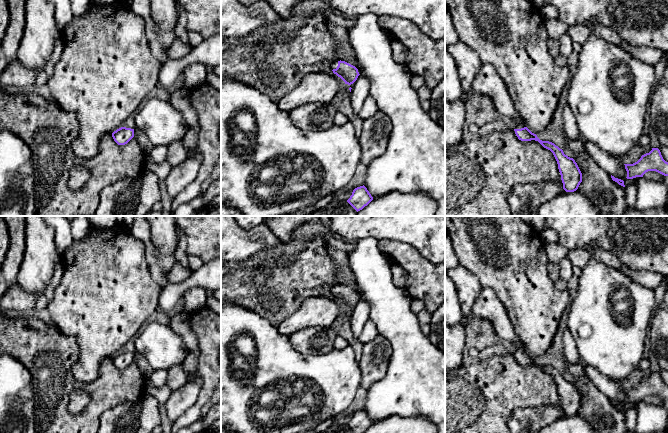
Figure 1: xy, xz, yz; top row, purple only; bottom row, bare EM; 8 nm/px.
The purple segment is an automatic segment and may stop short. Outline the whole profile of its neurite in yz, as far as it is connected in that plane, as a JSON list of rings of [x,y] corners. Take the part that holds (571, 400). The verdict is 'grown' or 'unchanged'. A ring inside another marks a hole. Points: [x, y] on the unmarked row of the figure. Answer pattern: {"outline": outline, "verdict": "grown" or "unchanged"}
{"outline": [[[481,289],[473,305],[473,316],[489,320],[499,337],[510,340],[517,345],[514,355],[519,364],[538,365],[544,372],[553,377],[558,388],[563,413],[566,416],[574,416],[578,413],[582,406],[582,397],[575,384],[565,379],[563,374],[554,367],[540,364],[525,350],[513,328],[505,306],[493,289]]], "verdict": "grown"}

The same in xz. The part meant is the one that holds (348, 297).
{"outline": [[[341,284],[332,287],[330,293],[348,309],[353,308],[360,299],[355,290]]], "verdict": "grown"}

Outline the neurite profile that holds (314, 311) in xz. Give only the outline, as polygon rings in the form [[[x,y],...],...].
[[[309,297],[299,309],[276,328],[279,333],[290,336],[299,330],[310,327],[329,328],[345,306],[336,298]]]

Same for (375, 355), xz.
[[[382,335],[364,343],[358,365],[361,370],[360,386],[368,390],[375,382],[384,378],[392,354],[390,342]]]

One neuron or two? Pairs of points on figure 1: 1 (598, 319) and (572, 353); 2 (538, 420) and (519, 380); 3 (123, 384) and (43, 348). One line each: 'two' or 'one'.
1: two
2: two
3: one

